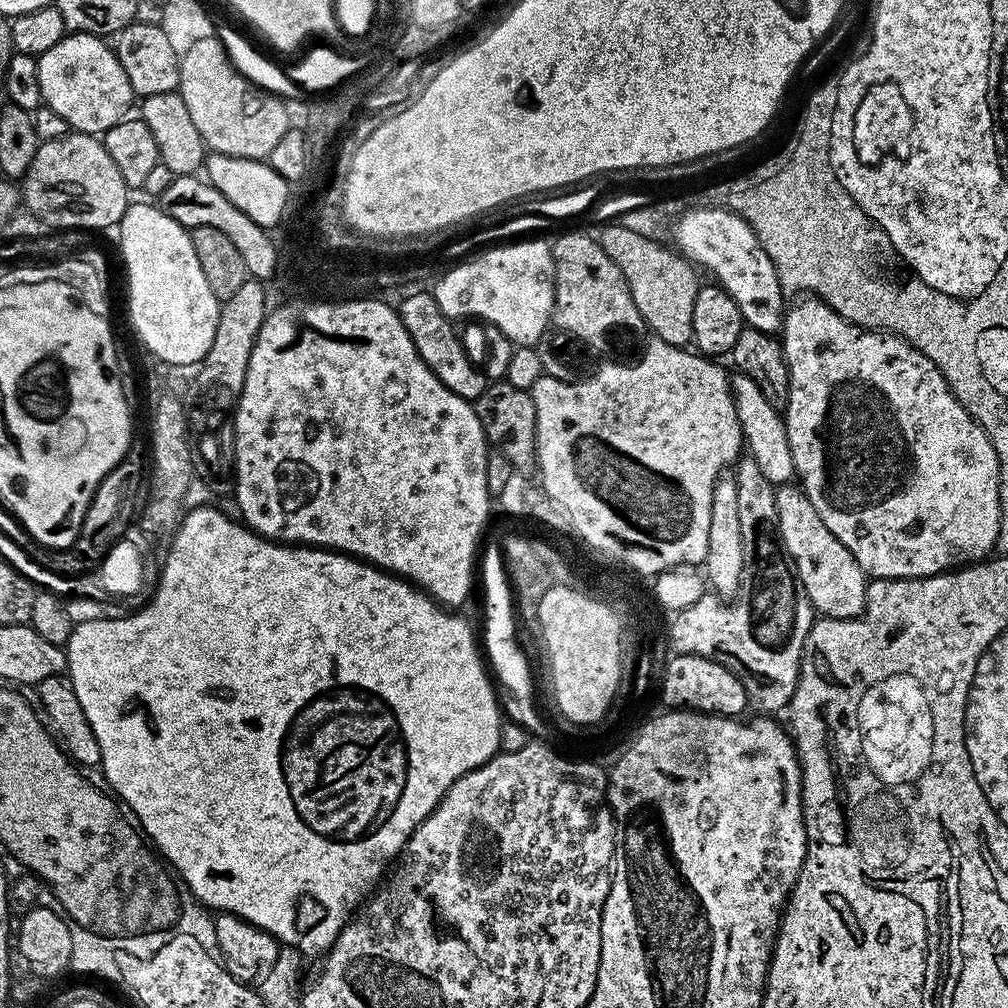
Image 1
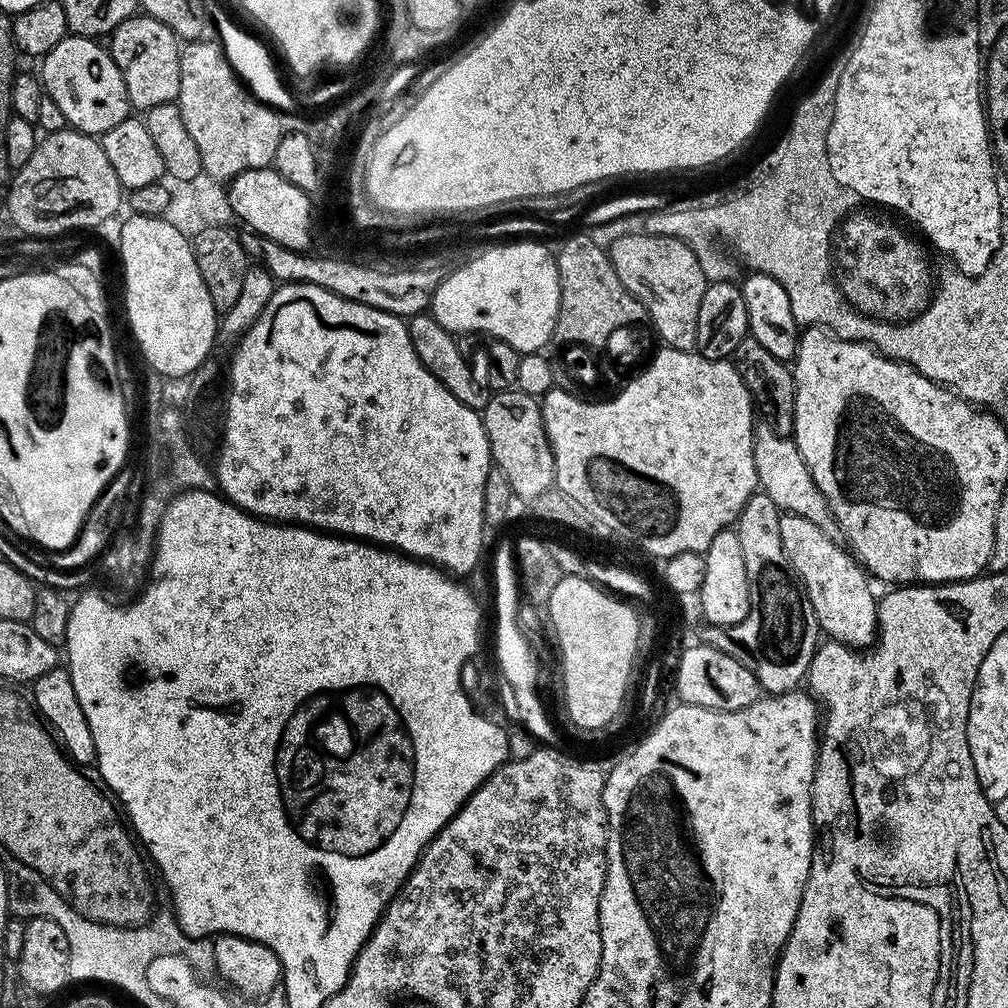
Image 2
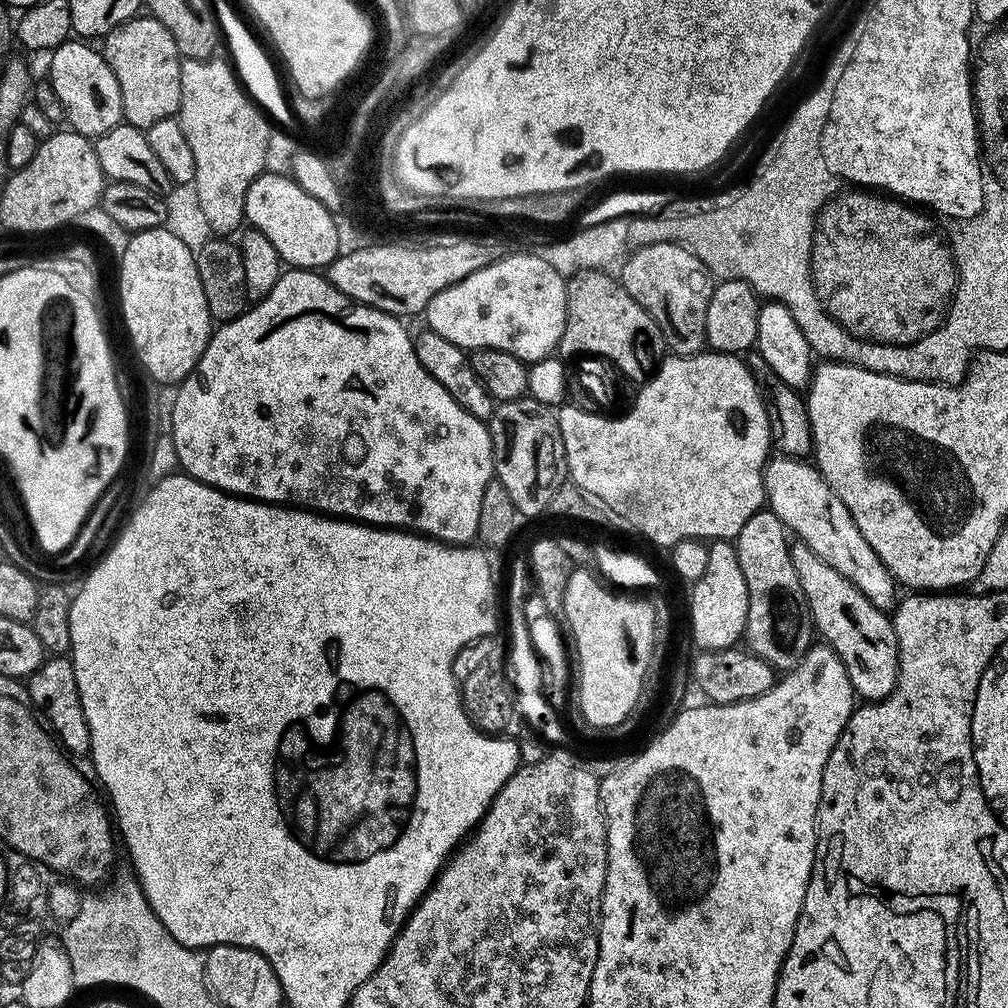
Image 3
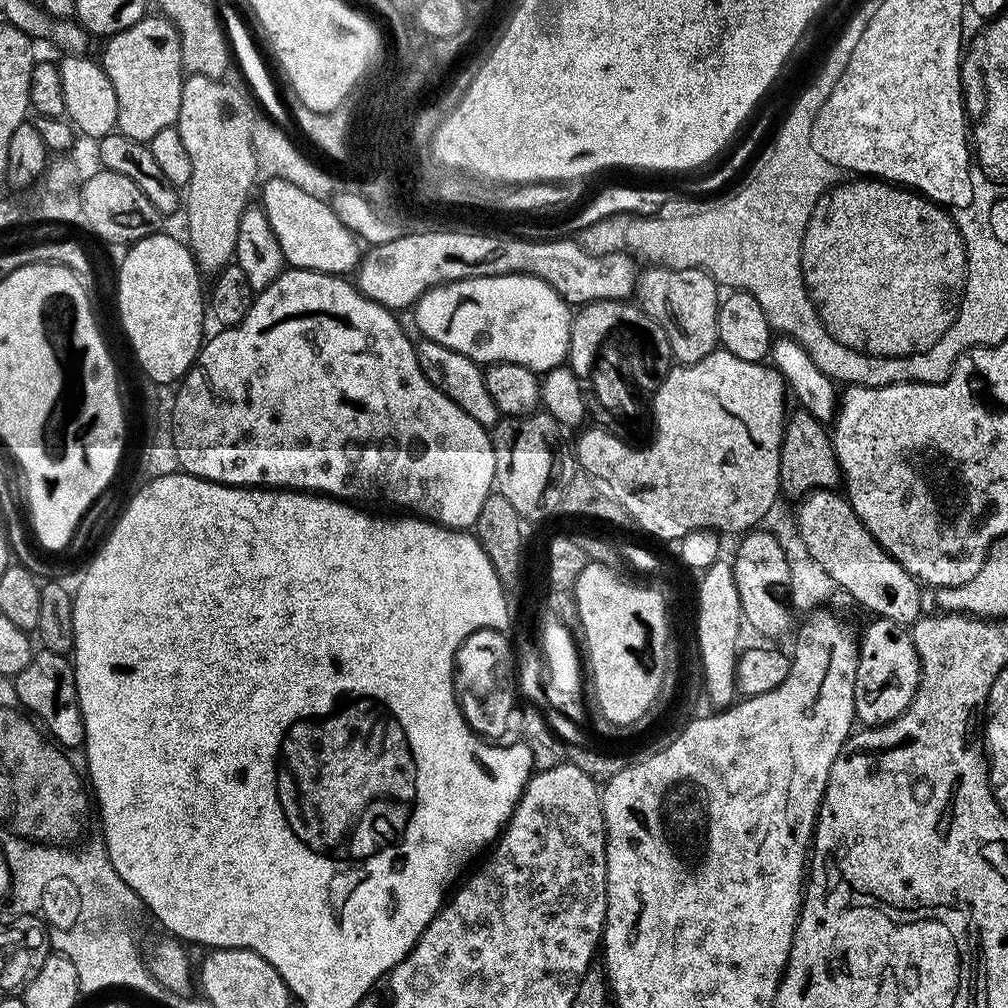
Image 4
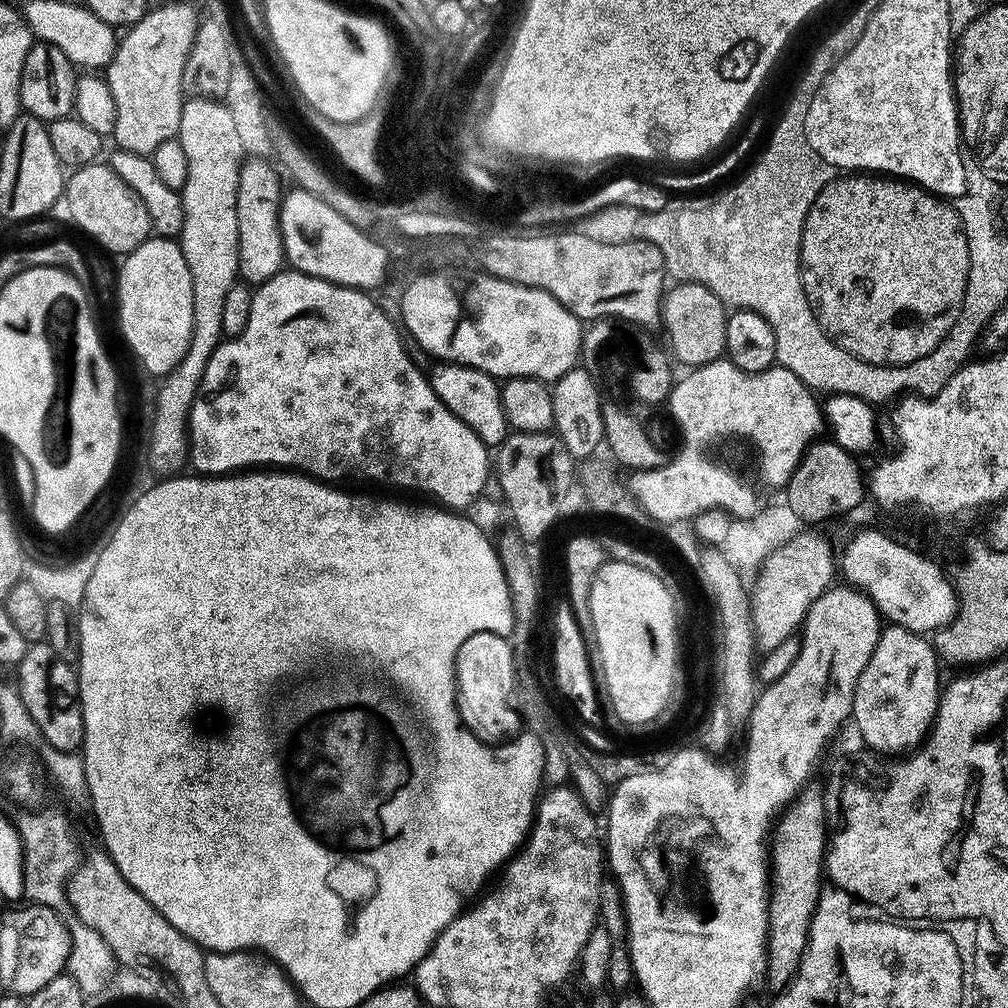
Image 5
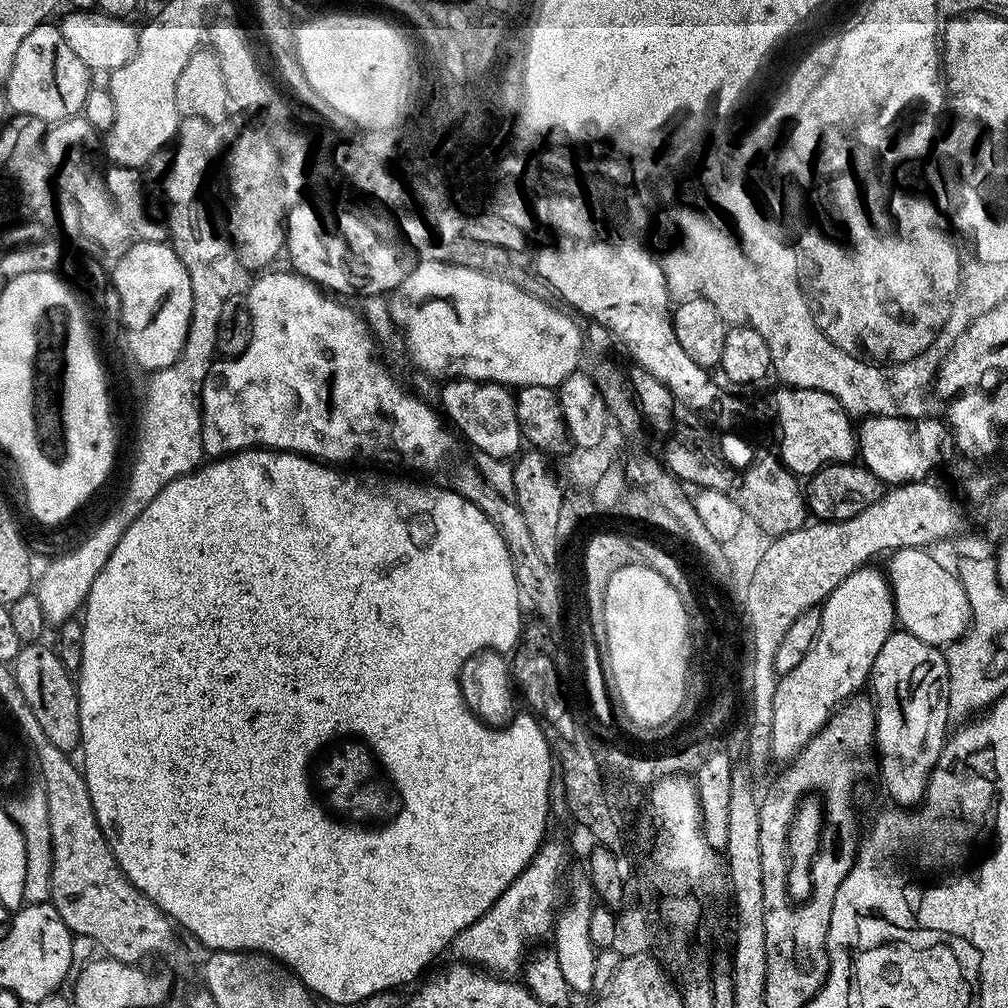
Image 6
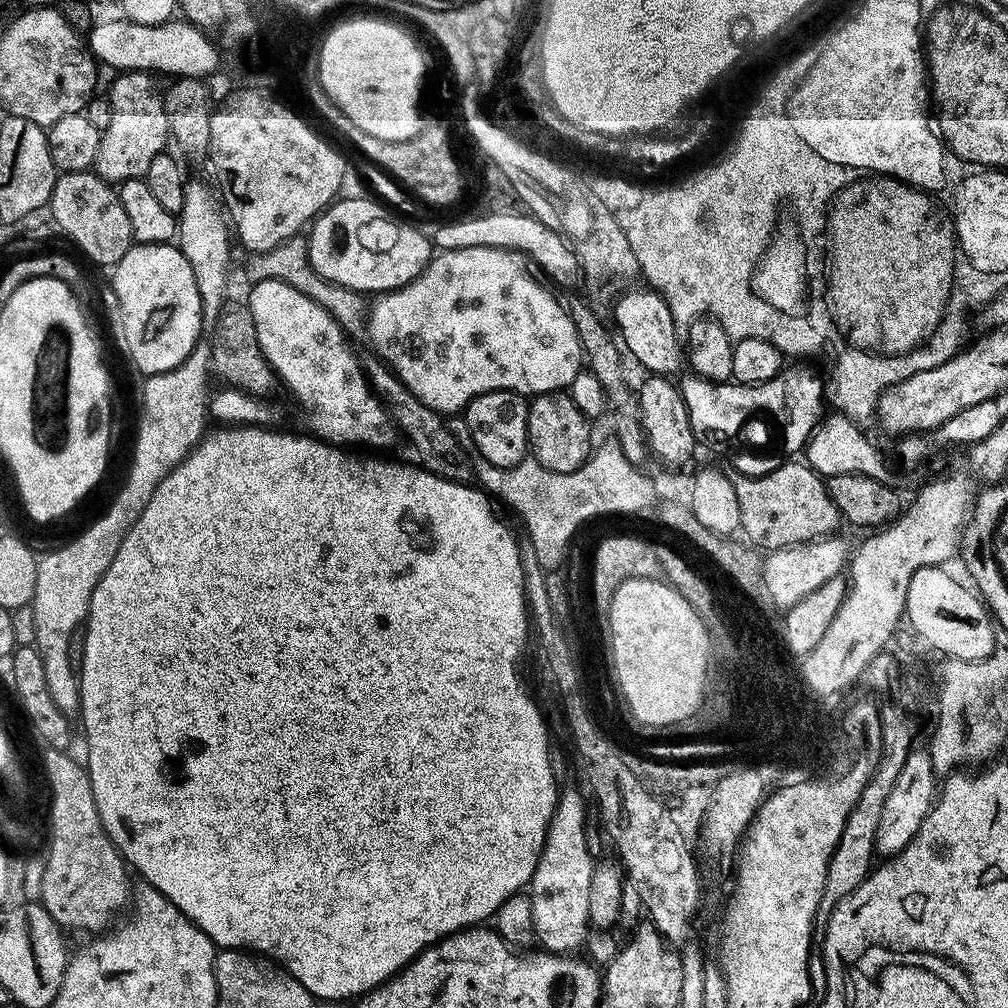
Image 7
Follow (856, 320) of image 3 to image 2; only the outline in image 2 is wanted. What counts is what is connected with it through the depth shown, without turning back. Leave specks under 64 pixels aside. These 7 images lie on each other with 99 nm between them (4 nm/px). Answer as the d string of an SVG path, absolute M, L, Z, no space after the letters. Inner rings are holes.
M856 216L840 232L840 276L844 276L844 296L862 314L875 320L905 322L924 312L927 303L927 267L924 252L904 240L889 219L868 220Z

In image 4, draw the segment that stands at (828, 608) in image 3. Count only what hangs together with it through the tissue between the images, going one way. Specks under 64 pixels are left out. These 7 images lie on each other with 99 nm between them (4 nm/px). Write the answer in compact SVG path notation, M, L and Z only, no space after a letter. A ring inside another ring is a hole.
M872 618L858 636L860 657L854 682L856 720L864 726L888 724L910 706L920 685L920 659L911 631L893 620Z

